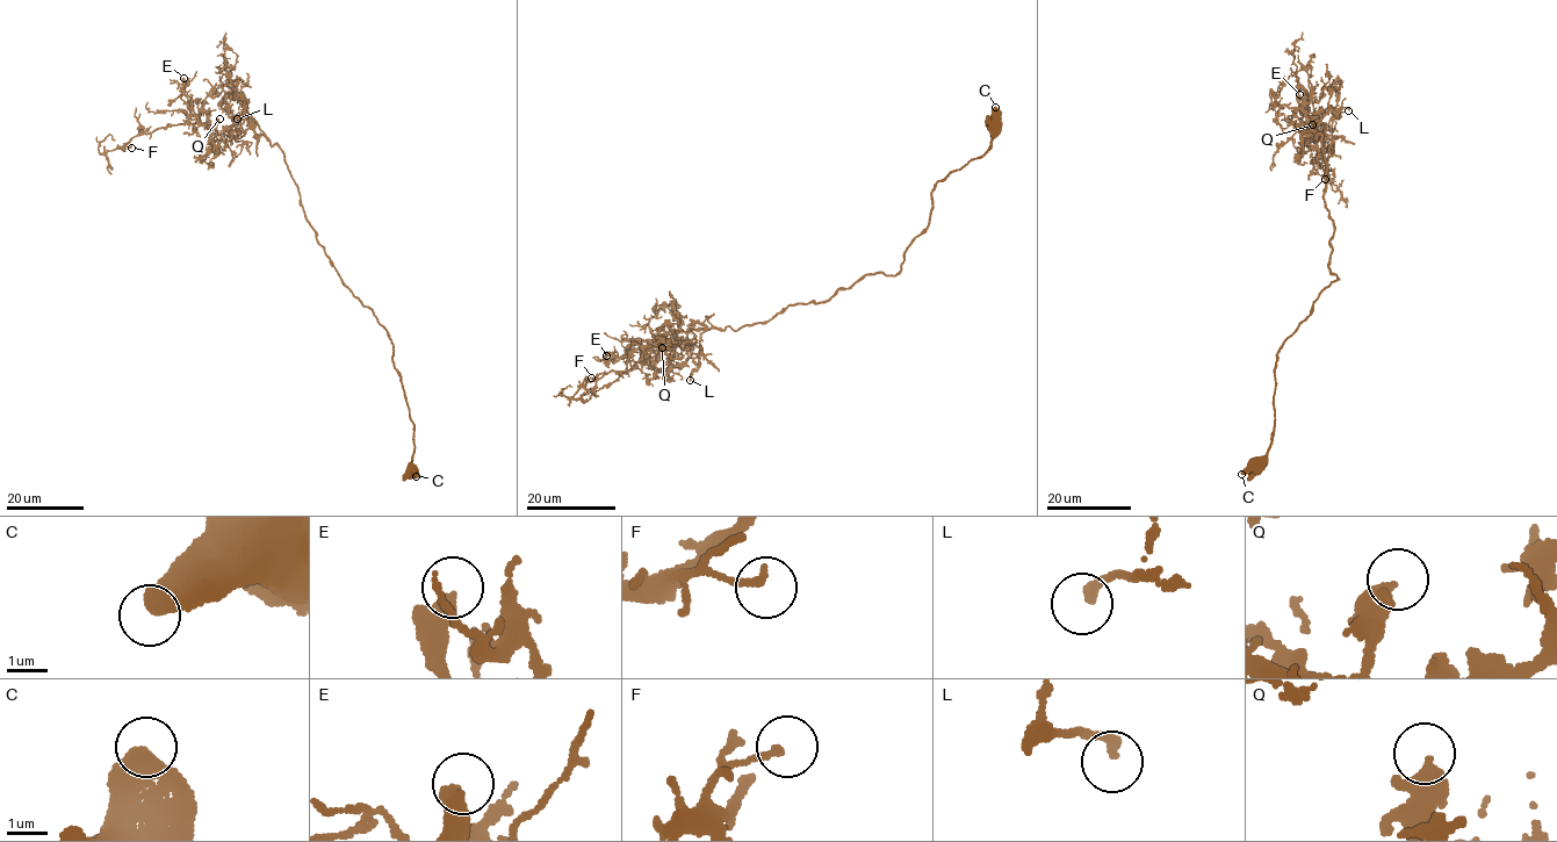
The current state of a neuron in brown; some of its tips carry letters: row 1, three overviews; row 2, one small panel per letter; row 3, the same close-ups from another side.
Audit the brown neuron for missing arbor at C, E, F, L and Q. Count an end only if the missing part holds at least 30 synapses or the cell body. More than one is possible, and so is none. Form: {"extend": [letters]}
{"extend": ["Q"]}

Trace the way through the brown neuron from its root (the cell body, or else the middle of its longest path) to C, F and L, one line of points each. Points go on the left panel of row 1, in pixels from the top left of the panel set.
C: (309, 223), (343, 285), (370, 308), (393, 344), (393, 364), (413, 425), (411, 462), (416, 476)
F: (309, 223), (283, 150), (269, 144), (249, 114), (222, 134), (197, 123), (139, 132), (123, 146), (131, 148)
L: (309, 223), (283, 150), (264, 135), (256, 136), (251, 119), (247, 122), (242, 116), (237, 119)

